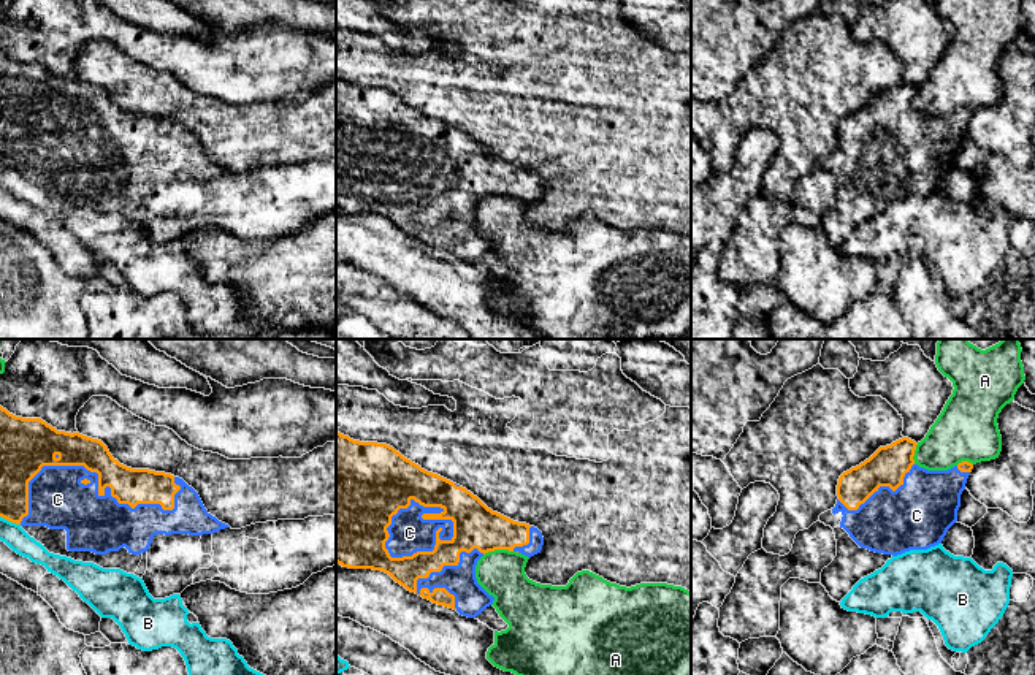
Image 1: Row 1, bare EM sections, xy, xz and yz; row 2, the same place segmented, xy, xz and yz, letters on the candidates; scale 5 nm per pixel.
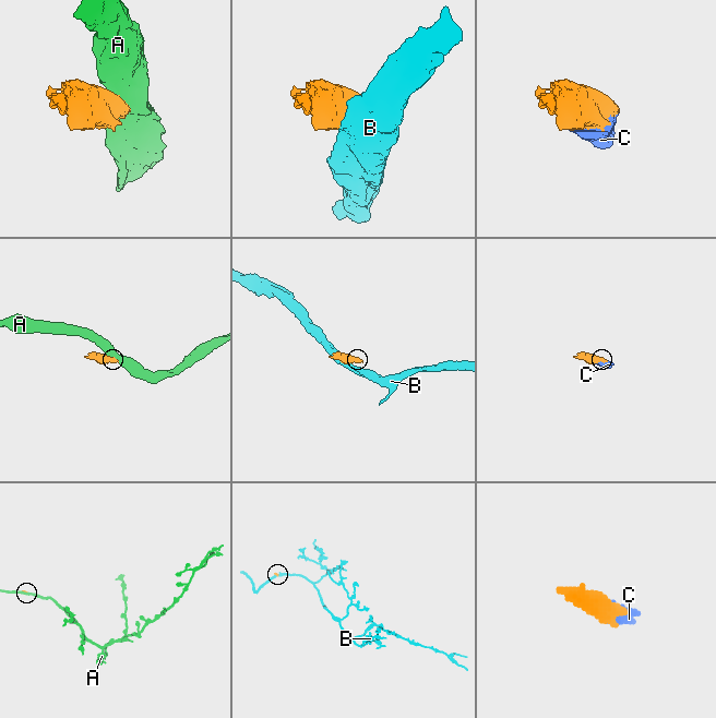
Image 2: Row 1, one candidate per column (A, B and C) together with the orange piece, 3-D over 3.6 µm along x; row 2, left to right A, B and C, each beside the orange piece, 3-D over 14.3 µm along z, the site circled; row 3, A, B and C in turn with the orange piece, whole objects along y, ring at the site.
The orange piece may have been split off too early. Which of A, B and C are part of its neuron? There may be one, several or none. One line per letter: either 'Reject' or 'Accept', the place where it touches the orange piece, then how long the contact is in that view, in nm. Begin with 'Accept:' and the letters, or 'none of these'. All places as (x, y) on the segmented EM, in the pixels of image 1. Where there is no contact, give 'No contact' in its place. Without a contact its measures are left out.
Accept: C
A: Reject. Touches orange at xz (498, 549). Shared border 150 nm
B: Reject. Touches orange at xy (10, 520). Shared border 120 nm
C: Accept. Touches orange at xz (430, 552). Shared border 380 nm

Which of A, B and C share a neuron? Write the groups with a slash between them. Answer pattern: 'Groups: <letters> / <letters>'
Groups: A / B / C

